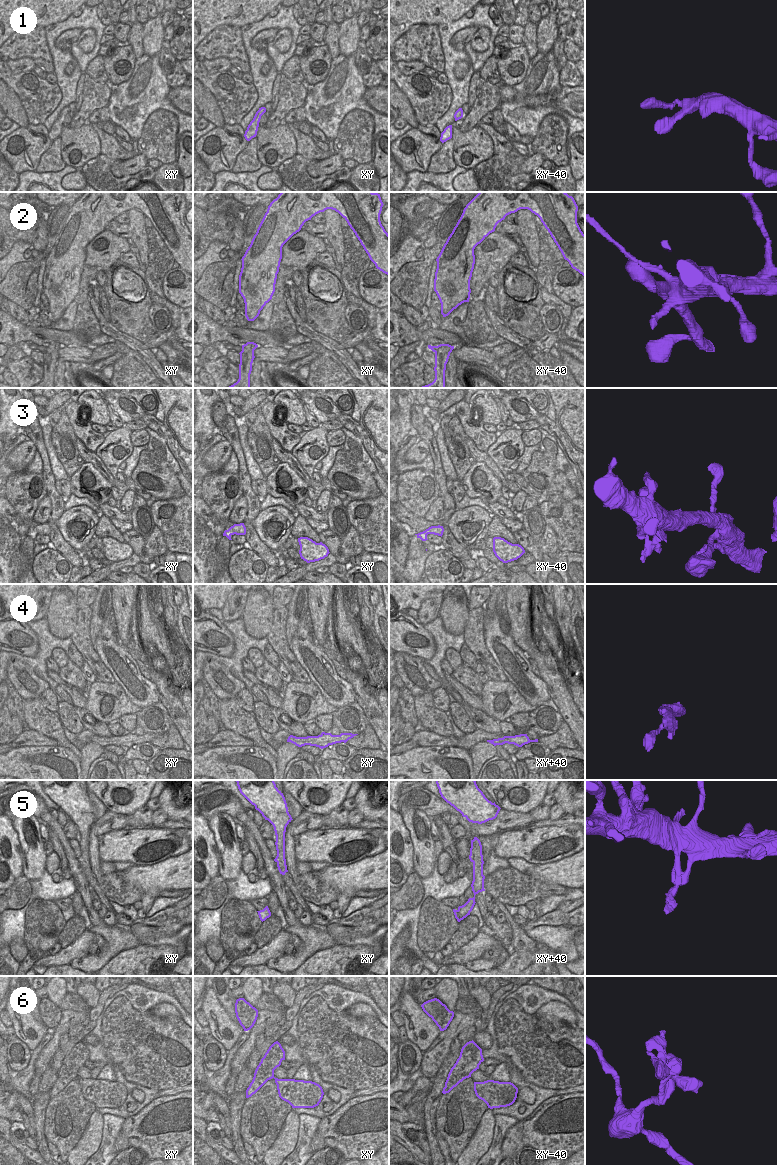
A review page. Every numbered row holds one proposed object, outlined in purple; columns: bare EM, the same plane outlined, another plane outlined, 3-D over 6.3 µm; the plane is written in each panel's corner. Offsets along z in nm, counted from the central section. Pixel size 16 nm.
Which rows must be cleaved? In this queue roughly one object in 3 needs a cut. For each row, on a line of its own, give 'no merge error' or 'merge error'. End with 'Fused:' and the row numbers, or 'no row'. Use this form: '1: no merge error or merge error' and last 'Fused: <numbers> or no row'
1: no merge error
2: no merge error
3: merge error
4: no merge error
5: no merge error
6: merge error
Fused: 3, 6

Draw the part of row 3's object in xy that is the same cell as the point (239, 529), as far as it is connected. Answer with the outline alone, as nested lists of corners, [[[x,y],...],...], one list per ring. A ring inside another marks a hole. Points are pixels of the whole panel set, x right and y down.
[[[244,523],[234,524],[229,528],[230,532],[233,532],[236,535],[245,535],[246,534],[246,527]]]

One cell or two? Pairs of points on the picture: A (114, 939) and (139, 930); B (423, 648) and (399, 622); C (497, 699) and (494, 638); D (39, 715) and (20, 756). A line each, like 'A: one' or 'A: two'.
A: two
B: one
C: two
D: two

